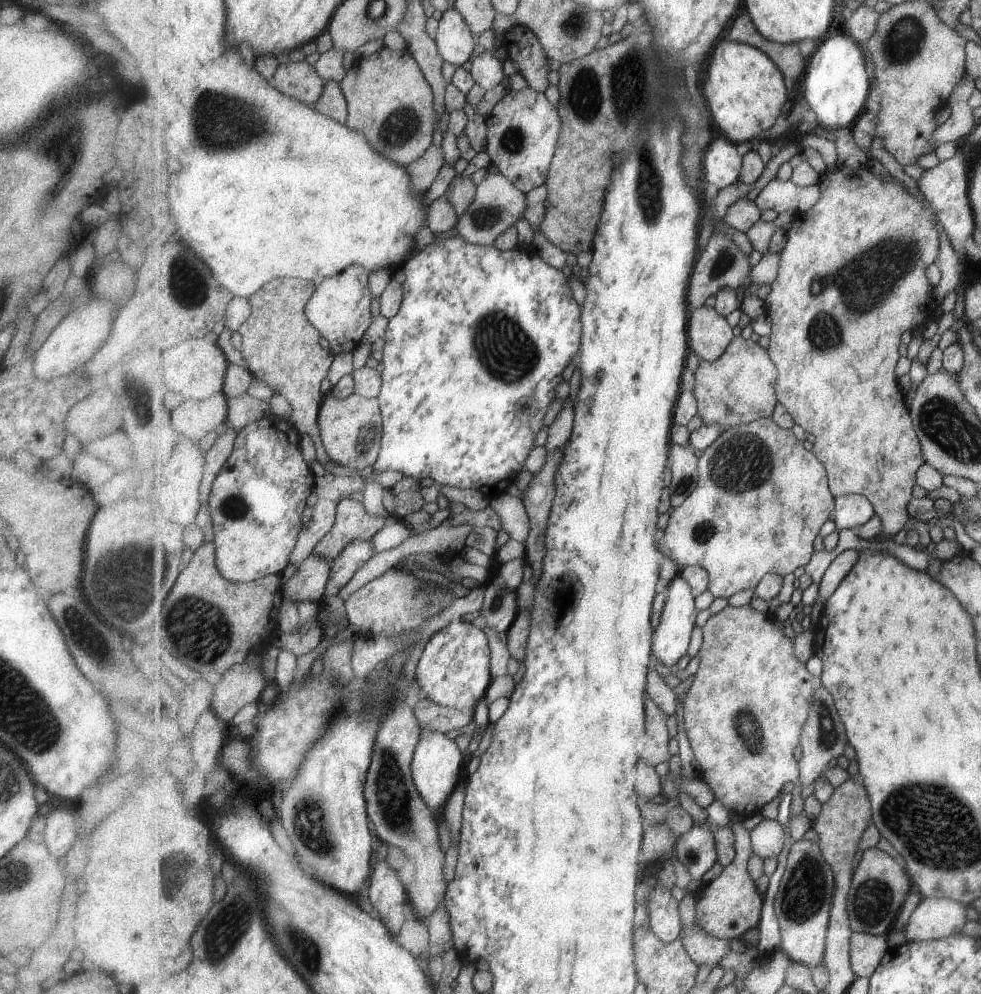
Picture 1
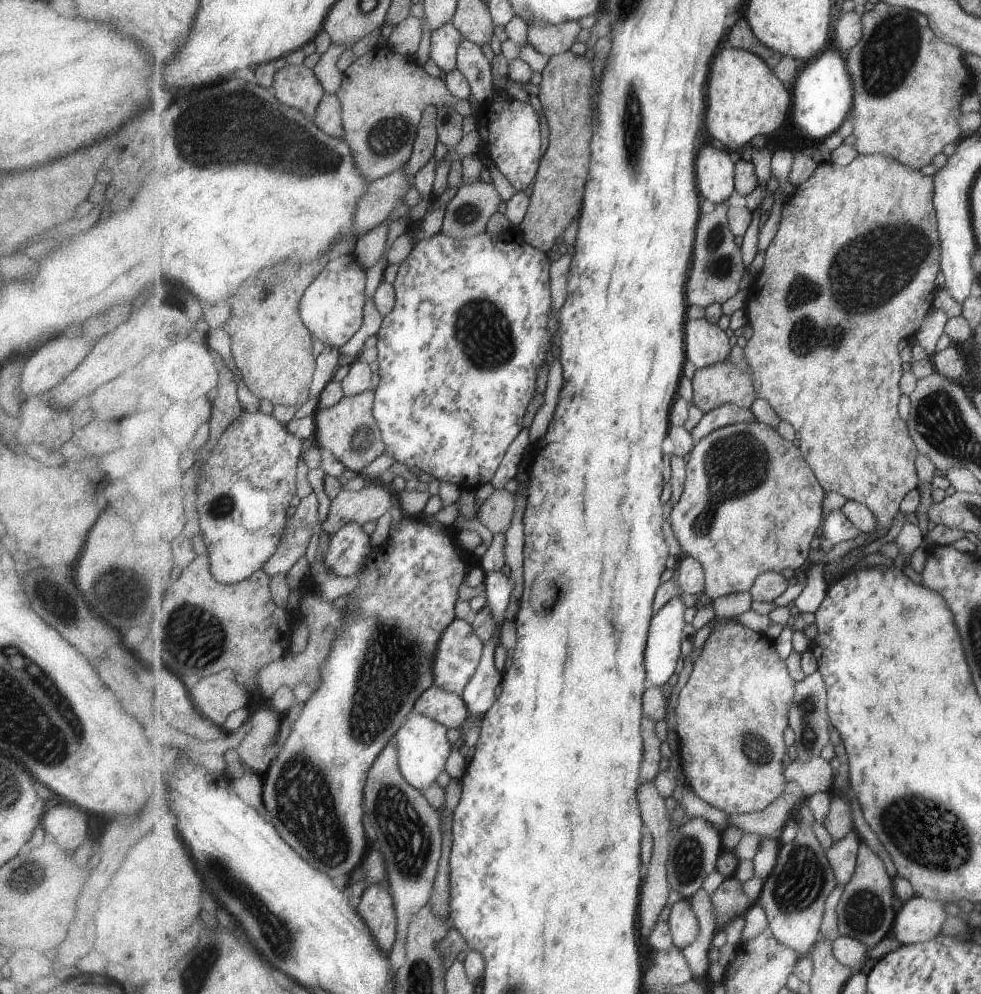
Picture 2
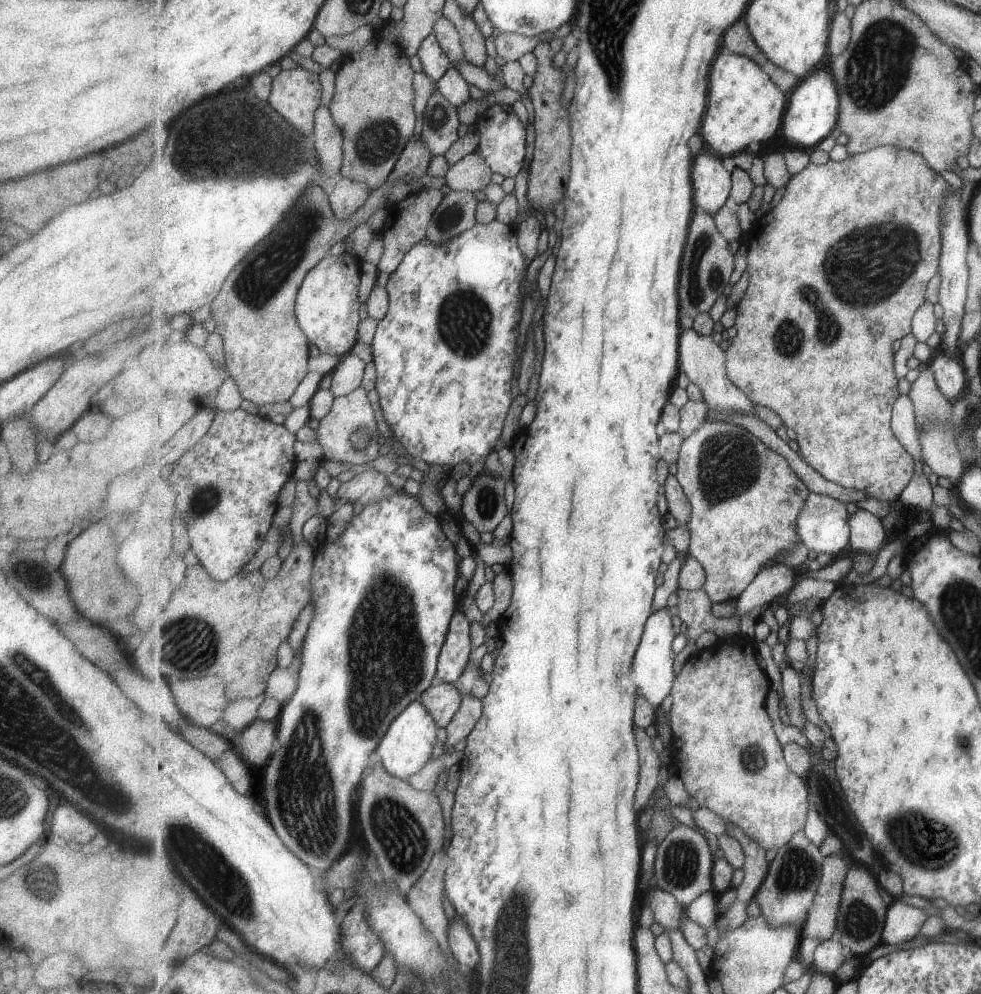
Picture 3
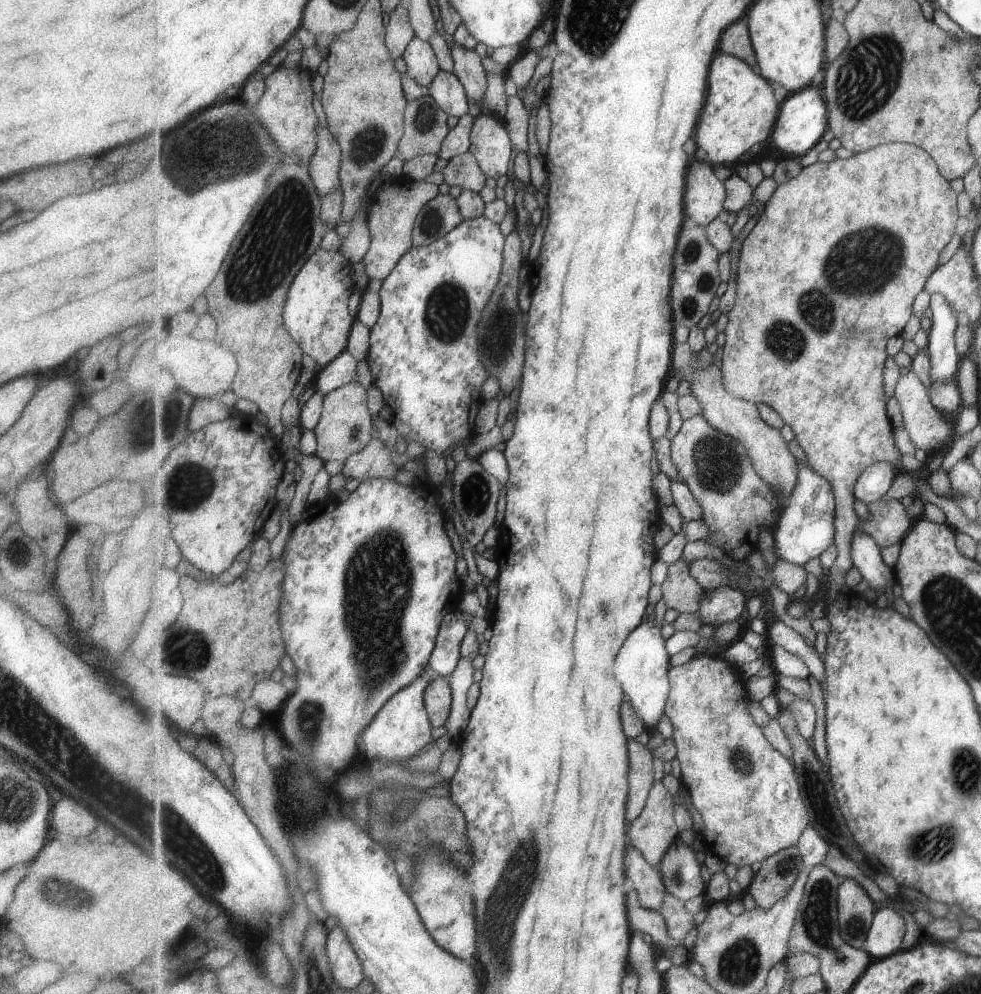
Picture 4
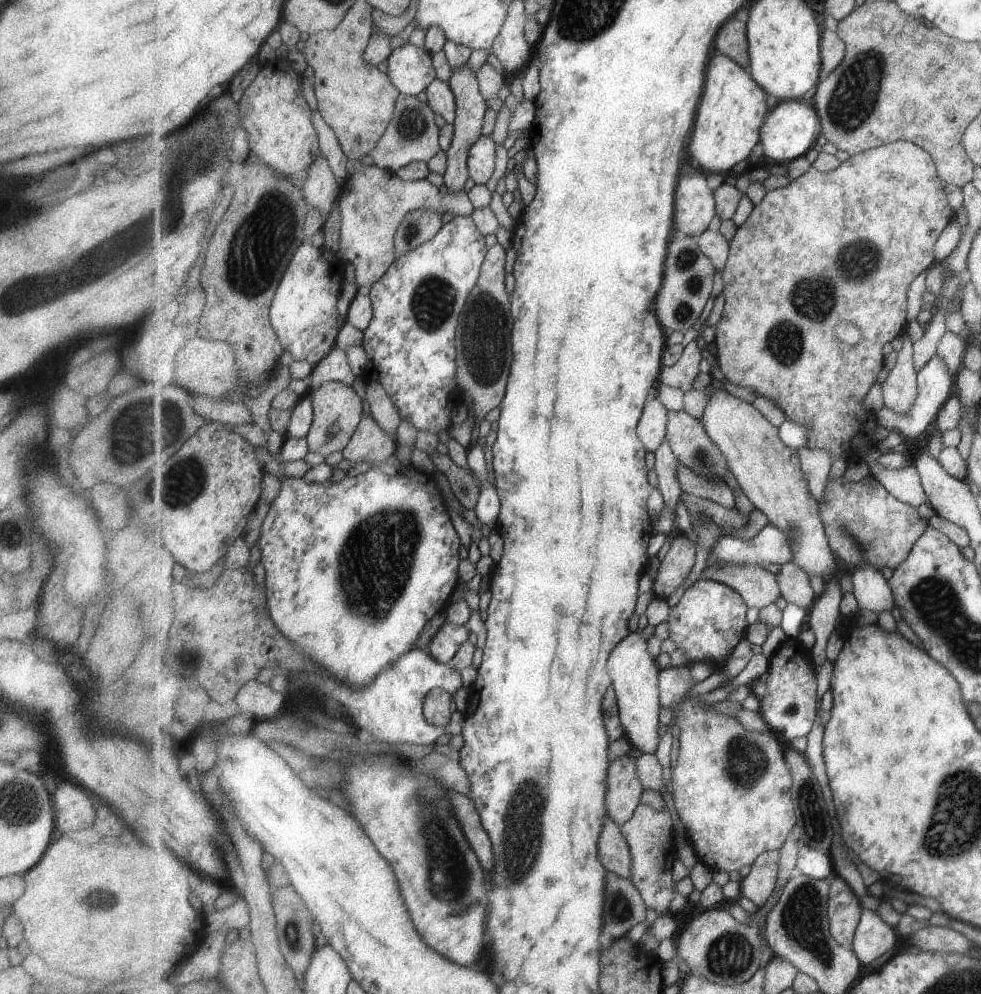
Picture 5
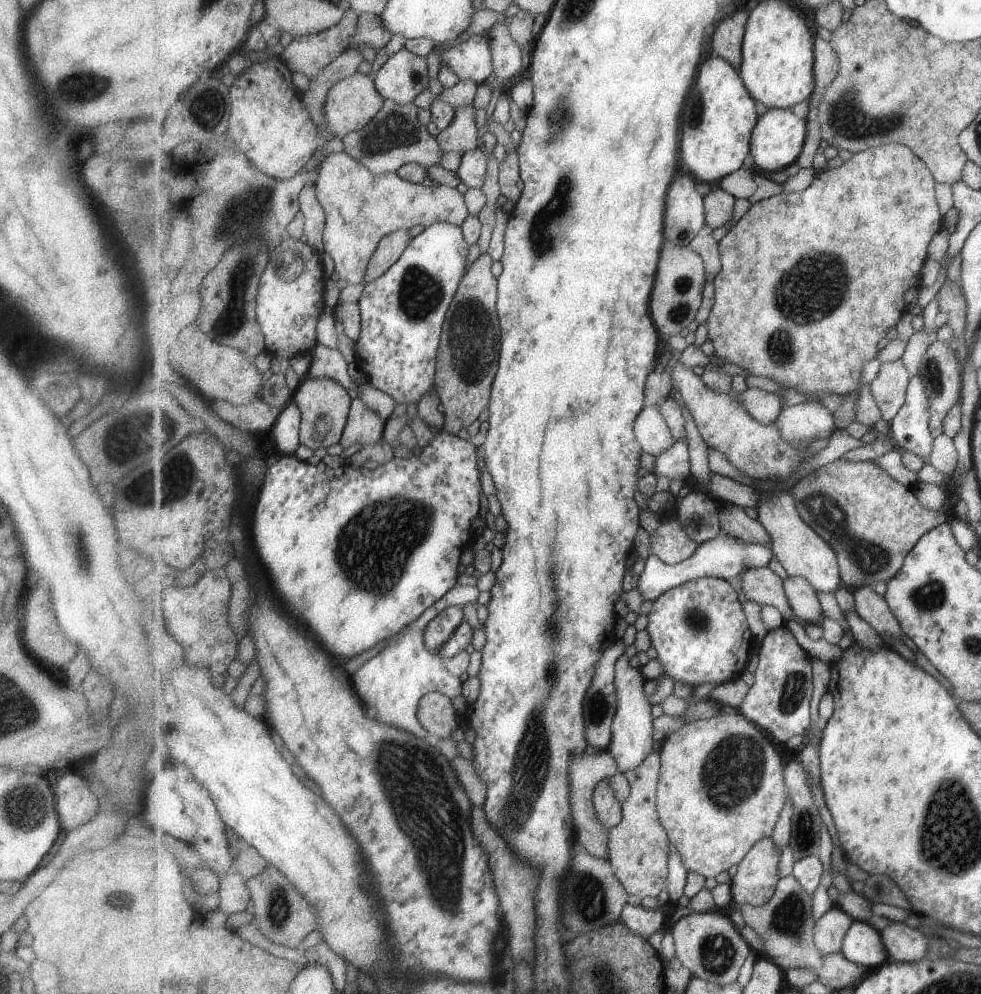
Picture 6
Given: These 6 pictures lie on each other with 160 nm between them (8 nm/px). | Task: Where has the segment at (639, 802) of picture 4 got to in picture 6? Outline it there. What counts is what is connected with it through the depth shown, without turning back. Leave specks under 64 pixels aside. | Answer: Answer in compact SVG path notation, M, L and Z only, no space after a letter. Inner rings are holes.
M609 778L601 780L594 791L593 804L595 814L599 818L599 824L603 824L607 830L611 830L620 824L623 818L621 802L617 800L613 788L609 786Z

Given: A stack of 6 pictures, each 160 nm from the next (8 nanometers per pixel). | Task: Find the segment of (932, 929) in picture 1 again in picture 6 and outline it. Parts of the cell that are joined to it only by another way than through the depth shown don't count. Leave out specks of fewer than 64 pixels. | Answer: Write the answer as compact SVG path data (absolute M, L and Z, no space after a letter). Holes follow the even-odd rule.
M855 921L849 928L841 952L847 960L875 970L890 962L881 934L866 921Z

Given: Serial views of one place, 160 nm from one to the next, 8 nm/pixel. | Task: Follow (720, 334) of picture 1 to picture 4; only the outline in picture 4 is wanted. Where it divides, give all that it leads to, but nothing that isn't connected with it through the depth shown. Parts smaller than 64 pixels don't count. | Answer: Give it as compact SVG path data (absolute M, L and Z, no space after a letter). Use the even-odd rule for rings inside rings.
M709 365L698 369L683 369L679 372L685 373L685 380L692 384L692 393L701 401L704 406L704 414L707 420L726 435L740 440L754 460L754 465L758 475L766 480L774 491L778 492L778 497L782 504L787 506L788 498L792 495L799 476L799 466L797 458L791 454L787 448L787 441L783 438L781 430L767 424L757 403L736 397L724 383L722 367Z

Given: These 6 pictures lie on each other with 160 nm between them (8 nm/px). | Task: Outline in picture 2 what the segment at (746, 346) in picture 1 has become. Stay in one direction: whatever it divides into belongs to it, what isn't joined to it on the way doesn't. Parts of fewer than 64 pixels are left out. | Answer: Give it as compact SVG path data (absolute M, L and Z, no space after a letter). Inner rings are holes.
M735 345L731 356L722 363L698 369L693 382L693 403L705 414L729 403L749 409L759 396L754 383L754 370L745 356L745 349Z

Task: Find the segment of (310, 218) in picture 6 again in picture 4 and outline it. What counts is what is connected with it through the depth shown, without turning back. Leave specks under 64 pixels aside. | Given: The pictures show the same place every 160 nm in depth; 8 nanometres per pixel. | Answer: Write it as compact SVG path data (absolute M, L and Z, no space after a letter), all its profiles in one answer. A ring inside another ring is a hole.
M321 122L316 128L318 147L311 163L310 173L322 198L333 189L341 187L340 170L342 167L342 148L331 134L331 130Z

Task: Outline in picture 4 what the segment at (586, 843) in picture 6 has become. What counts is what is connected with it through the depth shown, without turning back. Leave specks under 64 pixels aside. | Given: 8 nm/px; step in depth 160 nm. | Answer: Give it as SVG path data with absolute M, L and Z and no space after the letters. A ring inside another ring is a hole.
M631 843L626 848L625 862L628 880L637 889L643 908L660 911L667 888L659 868L653 866Z

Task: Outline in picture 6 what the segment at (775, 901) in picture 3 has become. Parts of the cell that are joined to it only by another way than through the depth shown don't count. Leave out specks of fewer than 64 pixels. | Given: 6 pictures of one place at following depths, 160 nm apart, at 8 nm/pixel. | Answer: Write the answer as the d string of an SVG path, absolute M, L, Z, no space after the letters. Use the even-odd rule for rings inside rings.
M771 836L759 840L756 847L745 856L744 860L737 865L737 873L731 880L731 892L733 903L747 904L755 907L765 906L772 900L780 883L779 860L781 860L781 848Z

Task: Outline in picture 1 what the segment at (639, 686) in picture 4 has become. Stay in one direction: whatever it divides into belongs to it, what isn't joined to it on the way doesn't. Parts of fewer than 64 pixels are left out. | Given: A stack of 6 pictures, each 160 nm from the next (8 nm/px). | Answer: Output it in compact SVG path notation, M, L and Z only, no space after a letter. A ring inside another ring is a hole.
M677 573L669 584L669 596L662 612L660 625L655 631L655 640L652 647L653 661L656 667L664 672L668 672L675 666L685 654L691 644L691 634L695 630L695 620L697 620L697 606L695 606L695 595L691 583L681 574Z

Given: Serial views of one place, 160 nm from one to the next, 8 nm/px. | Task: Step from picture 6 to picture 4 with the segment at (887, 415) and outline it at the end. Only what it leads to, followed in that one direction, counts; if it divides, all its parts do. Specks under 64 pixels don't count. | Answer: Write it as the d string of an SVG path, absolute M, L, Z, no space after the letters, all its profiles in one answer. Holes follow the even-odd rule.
M915 371L900 376L896 386L896 397L901 403L904 416L904 426L916 448L925 454L933 456L939 453L954 438L956 434L956 421L945 416L933 403L930 388L915 374Z

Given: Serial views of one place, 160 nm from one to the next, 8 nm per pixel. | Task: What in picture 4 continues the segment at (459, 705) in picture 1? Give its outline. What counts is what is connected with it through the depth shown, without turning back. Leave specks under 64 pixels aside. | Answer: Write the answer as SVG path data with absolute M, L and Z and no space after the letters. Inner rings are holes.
M460 610L450 612L445 617L429 661L430 667L440 676L451 676L463 658L462 643L470 631L468 624L466 614Z

